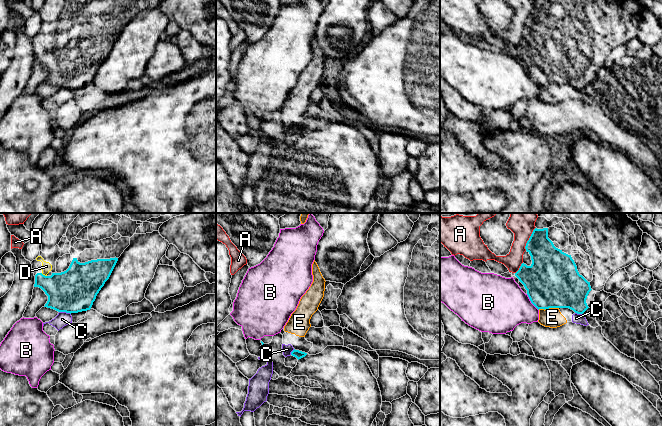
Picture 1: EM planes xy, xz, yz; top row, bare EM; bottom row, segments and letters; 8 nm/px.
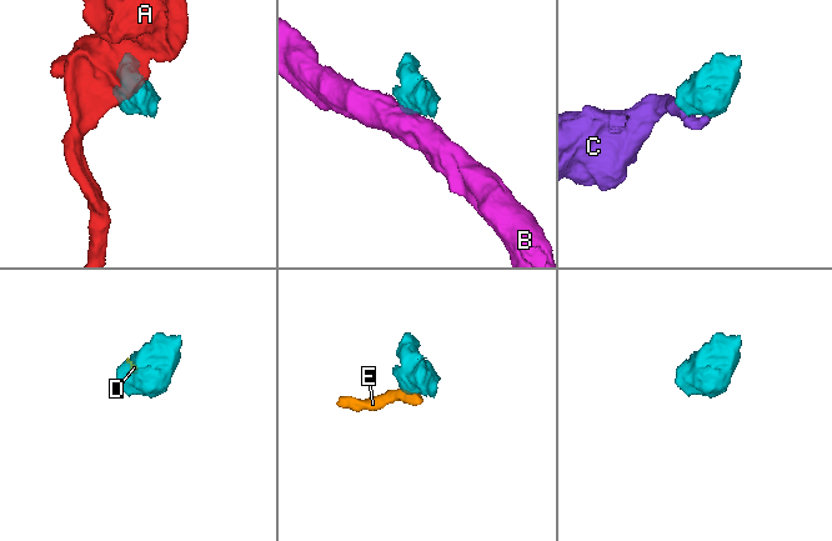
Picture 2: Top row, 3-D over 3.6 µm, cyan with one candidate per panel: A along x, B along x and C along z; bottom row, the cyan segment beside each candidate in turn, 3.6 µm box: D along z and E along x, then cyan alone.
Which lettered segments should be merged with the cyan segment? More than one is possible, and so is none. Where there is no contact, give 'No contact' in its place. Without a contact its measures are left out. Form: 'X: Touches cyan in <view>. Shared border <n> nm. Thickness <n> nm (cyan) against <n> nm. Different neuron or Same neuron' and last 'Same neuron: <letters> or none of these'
A: Touches cyan in yz. Shared border 200 nm. Thickness 280 nm (cyan) against 140 nm. Different neuron
B: Touches cyan in yz. Shared border 170 nm. Thickness 440 nm (cyan) against 420 nm. Different neuron
C: Touches cyan in xy. Shared border 100 nm. Thickness 360 nm (cyan) against 110 nm. Different neuron
D: Touches cyan in xy. Shared border 50 nm. Thickness 340 nm (cyan) against 80 nm. Same neuron
E: Touches cyan in yz. Shared border 170 nm. Thickness 440 nm (cyan) against 160 nm. Different neuron
Same neuron: D

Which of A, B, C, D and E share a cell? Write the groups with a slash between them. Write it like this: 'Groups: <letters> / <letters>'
Groups: A / B / C E / D

